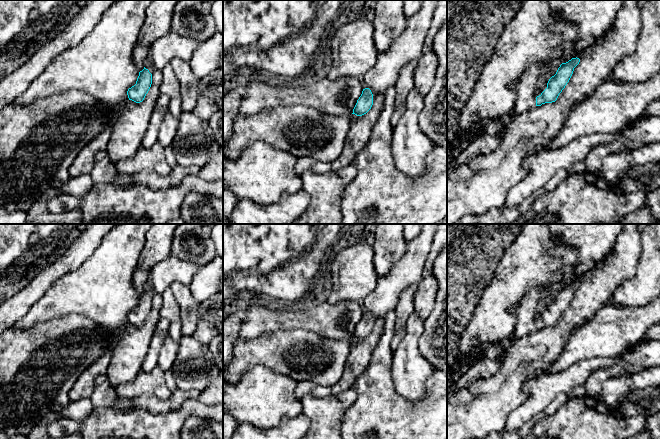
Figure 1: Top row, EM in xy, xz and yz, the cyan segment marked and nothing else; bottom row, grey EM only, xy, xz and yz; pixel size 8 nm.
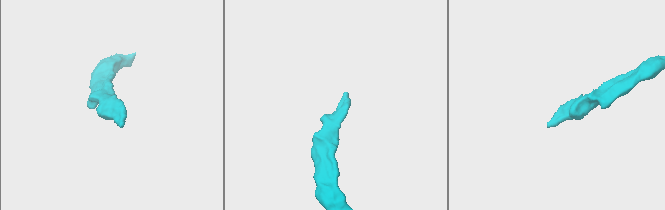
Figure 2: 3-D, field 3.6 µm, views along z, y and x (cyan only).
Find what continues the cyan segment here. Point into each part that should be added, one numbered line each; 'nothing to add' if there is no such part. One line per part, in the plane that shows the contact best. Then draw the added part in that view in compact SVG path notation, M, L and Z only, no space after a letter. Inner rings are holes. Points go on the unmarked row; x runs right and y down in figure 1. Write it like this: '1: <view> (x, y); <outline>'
1: yz (527, 311); M546 285L541 288L533 288L524 296L516 312L517 323L515 327L515 338L524 337L536 330L536 321L542 317L536 318L540 296L553 291L552 300L554 300L560 289L560 287Z

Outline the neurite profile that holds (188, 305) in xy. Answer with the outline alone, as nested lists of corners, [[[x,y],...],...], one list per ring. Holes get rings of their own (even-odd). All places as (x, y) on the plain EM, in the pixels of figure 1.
[[[175,281],[170,288],[180,308],[182,335],[192,336],[197,327],[199,302],[192,296],[189,286],[183,283]]]

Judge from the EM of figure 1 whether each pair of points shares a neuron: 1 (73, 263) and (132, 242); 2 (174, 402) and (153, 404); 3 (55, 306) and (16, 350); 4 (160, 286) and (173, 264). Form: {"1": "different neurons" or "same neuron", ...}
{"1": "different neurons", "2": "same neuron", "3": "different neurons", "4": "same neuron"}

